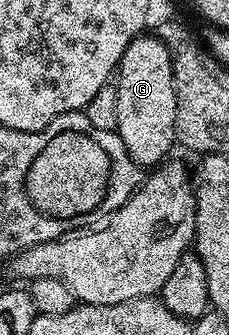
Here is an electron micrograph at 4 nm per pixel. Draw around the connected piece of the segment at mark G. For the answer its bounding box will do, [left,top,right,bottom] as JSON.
[116,34,178,170]

